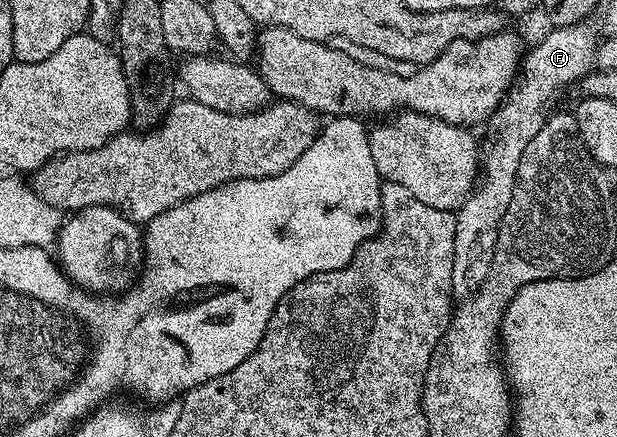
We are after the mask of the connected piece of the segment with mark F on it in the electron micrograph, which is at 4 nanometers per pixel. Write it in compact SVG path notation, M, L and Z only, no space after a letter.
M588 19L585 21L578 21L572 25L561 25L552 28L551 33L547 33L535 46L526 50L523 64L519 66L519 76L516 77L514 85L511 90L507 93L507 96L503 98L502 105L491 114L489 120L486 122L485 128L487 128L487 142L484 140L481 145L481 172L476 180L474 189L471 190L469 196L463 200L463 204L459 206L455 213L455 238L453 239L453 279L451 280L451 296L455 299L466 299L472 297L479 288L481 283L485 281L489 273L489 267L493 265L493 255L495 254L495 248L497 247L497 235L501 231L501 223L505 219L505 211L509 207L509 199L513 199L513 187L515 186L515 176L517 175L517 167L521 163L521 155L525 155L525 147L529 143L529 139L533 139L533 135L537 135L537 131L541 131L545 120L545 112L543 109L547 108L551 100L555 97L555 92L558 91L562 85L571 85L578 82L580 79L587 76L588 73L592 72L593 66L595 65L595 52L599 50L601 44L601 25L598 20Z

